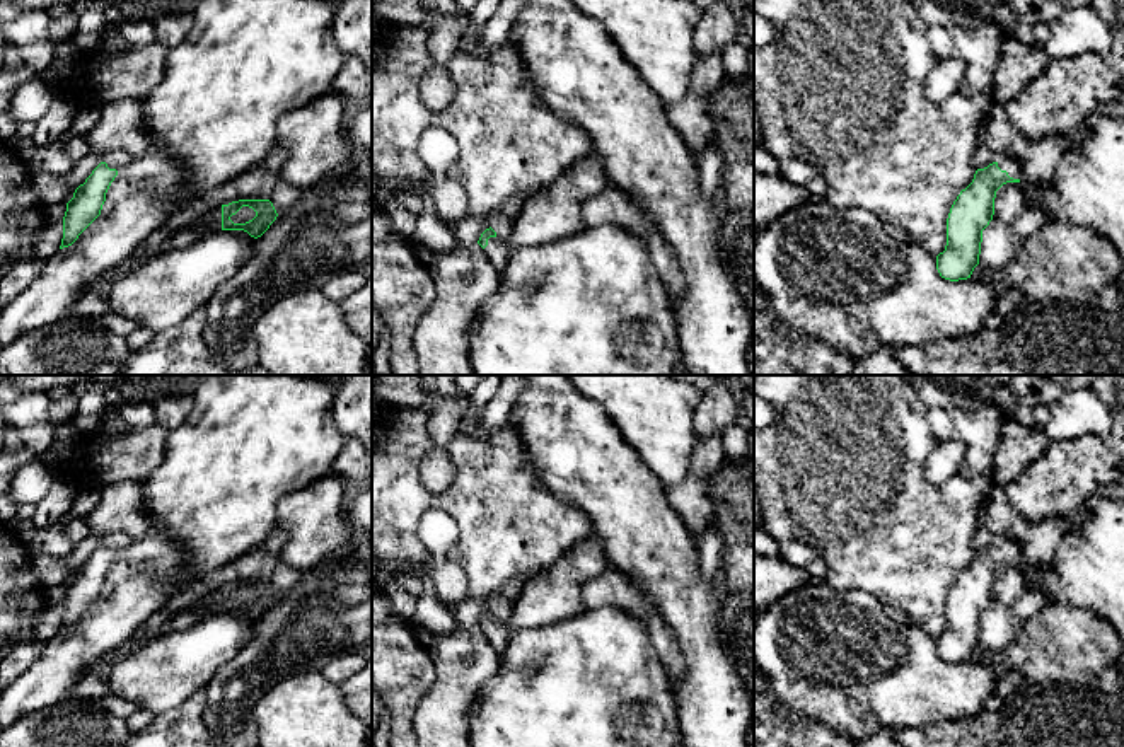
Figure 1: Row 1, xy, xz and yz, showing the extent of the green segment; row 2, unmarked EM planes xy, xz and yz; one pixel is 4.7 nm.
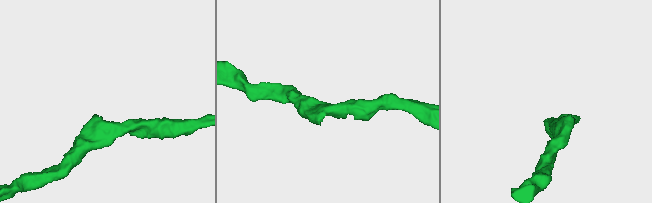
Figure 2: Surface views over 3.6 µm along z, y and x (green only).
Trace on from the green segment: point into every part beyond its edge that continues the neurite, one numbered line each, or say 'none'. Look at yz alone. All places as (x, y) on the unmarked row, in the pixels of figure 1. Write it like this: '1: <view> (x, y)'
1: yz (1010, 548)

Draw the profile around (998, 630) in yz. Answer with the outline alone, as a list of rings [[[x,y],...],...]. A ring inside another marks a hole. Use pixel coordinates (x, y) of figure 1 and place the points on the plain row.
[[[1006,565],[996,573],[994,597],[982,612],[979,646],[986,653],[1001,653],[1017,640],[1022,622],[1011,616],[1011,605],[1027,590],[1020,565]]]

